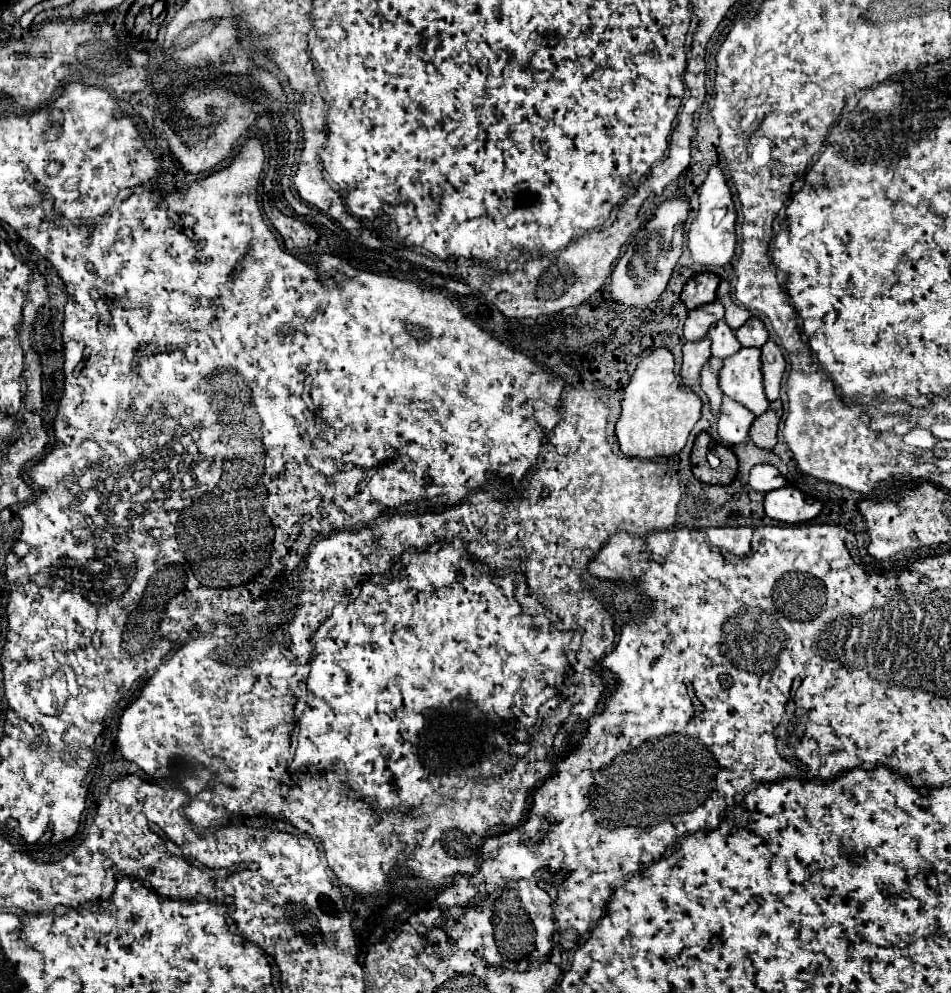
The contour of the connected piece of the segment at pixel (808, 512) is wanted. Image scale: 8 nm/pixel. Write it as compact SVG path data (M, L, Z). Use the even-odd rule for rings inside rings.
M778 488L766 494L764 510L770 518L786 522L786 524L800 524L816 518L822 510L818 500L806 500L806 496L798 488Z

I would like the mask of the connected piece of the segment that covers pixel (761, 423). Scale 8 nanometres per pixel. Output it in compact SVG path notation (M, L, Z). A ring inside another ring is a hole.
M776 400L768 406L768 410L762 416L756 416L756 420L750 426L750 438L756 446L772 450L776 446L776 430L778 422L782 418L782 402Z

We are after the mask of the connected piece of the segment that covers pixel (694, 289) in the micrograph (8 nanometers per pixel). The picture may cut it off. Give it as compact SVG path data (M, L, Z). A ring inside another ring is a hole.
M712 272L696 274L686 282L680 298L682 298L682 302L686 304L688 310L698 308L702 304L708 304L708 302L712 302L716 298L718 282L720 282L720 278L716 274L712 274Z

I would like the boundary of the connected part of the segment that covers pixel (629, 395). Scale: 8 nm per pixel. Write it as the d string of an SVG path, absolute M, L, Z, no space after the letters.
M666 348L654 350L638 364L630 384L624 390L622 414L616 422L620 450L626 456L636 458L678 454L686 446L692 426L700 420L700 408L702 400L698 398L698 394L694 394L690 388L680 386L680 382L676 380L672 352Z

